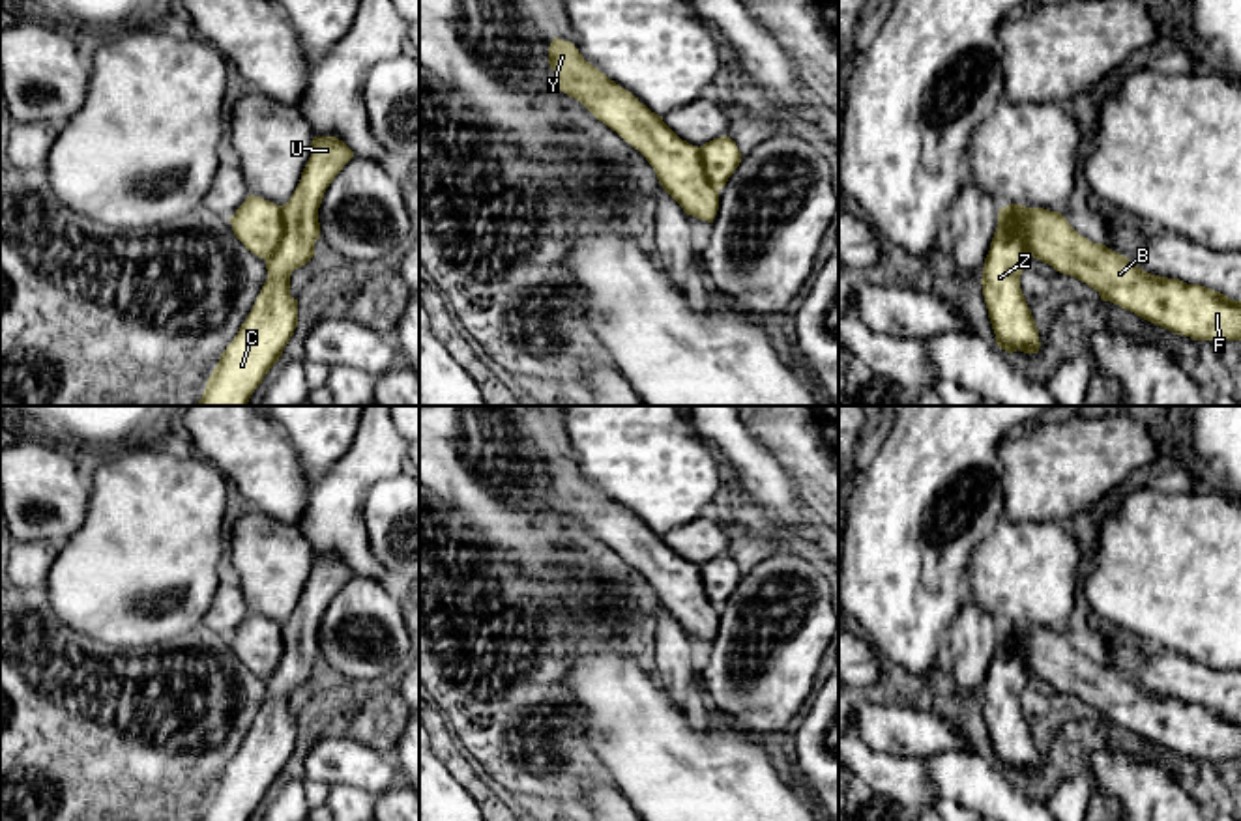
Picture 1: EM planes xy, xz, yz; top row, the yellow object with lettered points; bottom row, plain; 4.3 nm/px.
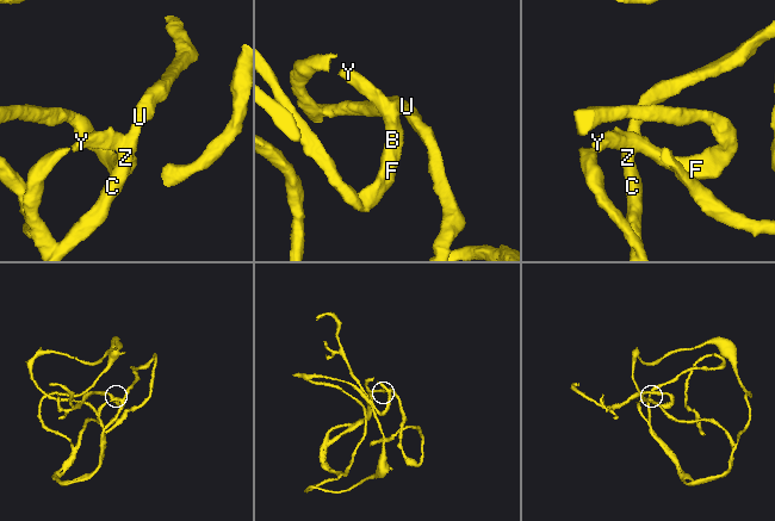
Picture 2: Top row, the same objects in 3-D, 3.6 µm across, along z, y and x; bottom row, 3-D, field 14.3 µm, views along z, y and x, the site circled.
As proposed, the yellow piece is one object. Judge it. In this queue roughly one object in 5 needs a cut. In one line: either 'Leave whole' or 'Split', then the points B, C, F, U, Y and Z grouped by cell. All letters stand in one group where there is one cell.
Leave whole. Groups: B C F U Y Z

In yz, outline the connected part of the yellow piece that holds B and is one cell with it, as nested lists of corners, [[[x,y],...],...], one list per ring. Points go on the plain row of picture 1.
[[[1009,623],[1000,627],[998,647],[983,686],[983,714],[996,763],[1013,772],[1037,772],[1039,748],[1020,707],[1029,677],[1037,677],[1063,694],[1071,694],[1099,711],[1102,720],[1119,724],[1136,735],[1194,759],[1241,759],[1241,720],[1200,703],[1159,696],[1134,684],[1127,675],[1080,655],[1059,630]]]

